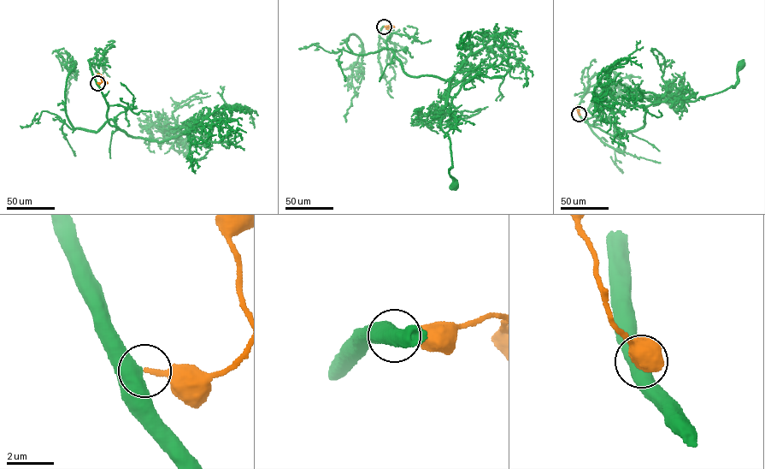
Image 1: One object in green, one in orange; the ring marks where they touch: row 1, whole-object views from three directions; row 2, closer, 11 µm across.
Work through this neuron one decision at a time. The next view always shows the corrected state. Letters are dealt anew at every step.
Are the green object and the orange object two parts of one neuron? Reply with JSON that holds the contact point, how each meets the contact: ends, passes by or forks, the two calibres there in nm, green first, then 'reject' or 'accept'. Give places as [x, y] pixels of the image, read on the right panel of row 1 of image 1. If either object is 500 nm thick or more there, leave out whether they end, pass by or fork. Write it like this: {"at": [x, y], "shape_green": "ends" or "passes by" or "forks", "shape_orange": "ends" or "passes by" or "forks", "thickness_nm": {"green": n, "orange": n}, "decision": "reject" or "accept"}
{"at": [579, 114], "thickness_nm": {"green": 600, "orange": 200}, "decision": "accept"}

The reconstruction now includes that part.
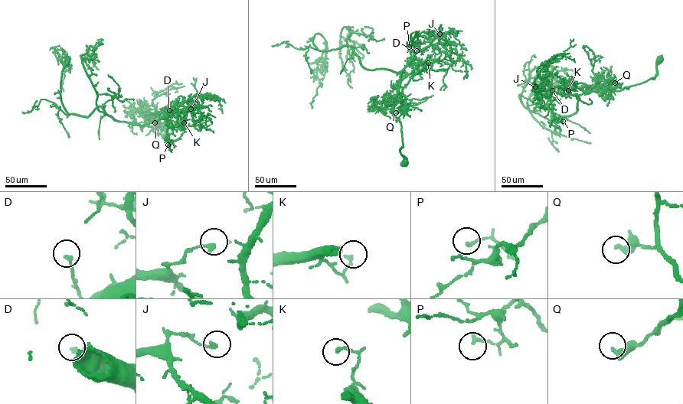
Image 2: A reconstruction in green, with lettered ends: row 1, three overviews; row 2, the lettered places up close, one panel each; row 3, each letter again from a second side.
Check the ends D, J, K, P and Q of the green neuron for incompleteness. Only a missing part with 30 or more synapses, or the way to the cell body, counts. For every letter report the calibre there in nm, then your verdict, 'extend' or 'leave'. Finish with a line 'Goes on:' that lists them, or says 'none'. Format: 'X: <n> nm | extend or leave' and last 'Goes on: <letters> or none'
D: 200 nm | leave
J: 220 nm | leave
K: 190 nm | leave
P: 200 nm | leave
Q: 320 nm | leave
Goes on: none

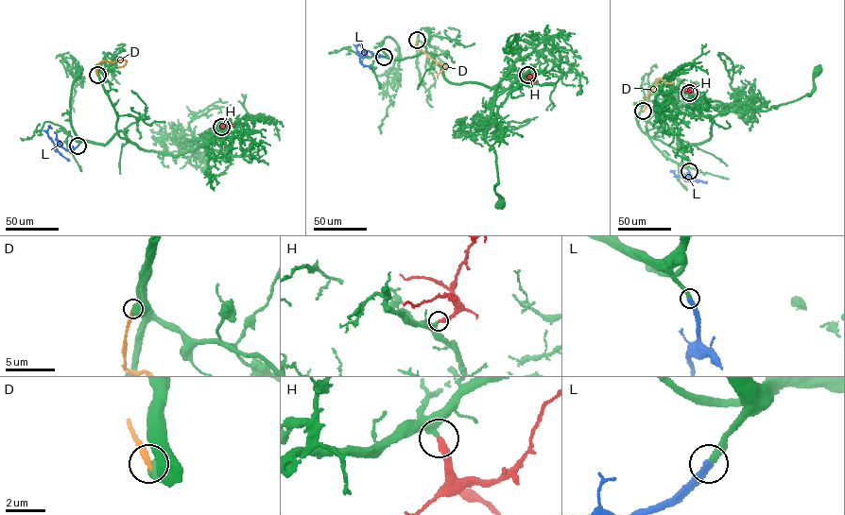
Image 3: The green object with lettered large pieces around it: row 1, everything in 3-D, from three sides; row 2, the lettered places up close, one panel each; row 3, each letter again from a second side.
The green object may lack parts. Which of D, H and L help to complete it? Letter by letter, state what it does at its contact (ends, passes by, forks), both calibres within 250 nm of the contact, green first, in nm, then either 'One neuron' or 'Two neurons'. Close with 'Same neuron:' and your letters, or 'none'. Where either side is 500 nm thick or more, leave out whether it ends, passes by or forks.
D: Thickness 700 nm (green) against 280 nm. Two neurons
H: It ends there. Thickness 320 nm (green) against 280 nm. One neuron
L: It ends there. Thickness 280 nm (green) against 300 nm. One neuron
Same neuron: H, L

